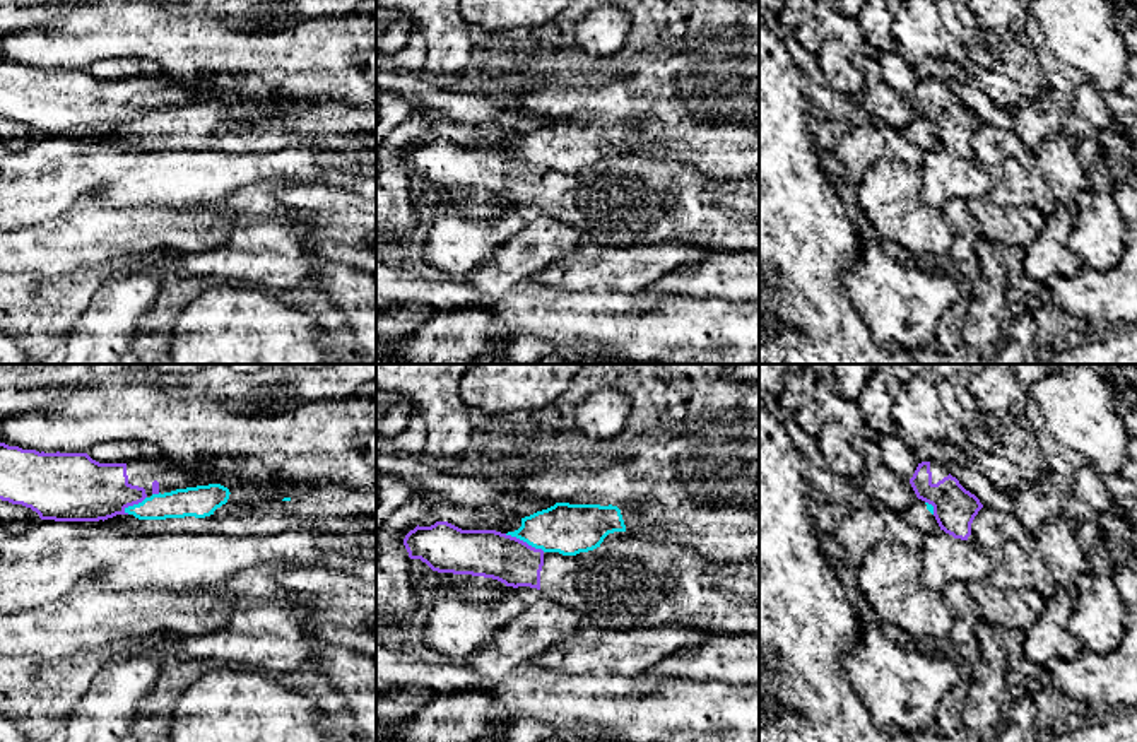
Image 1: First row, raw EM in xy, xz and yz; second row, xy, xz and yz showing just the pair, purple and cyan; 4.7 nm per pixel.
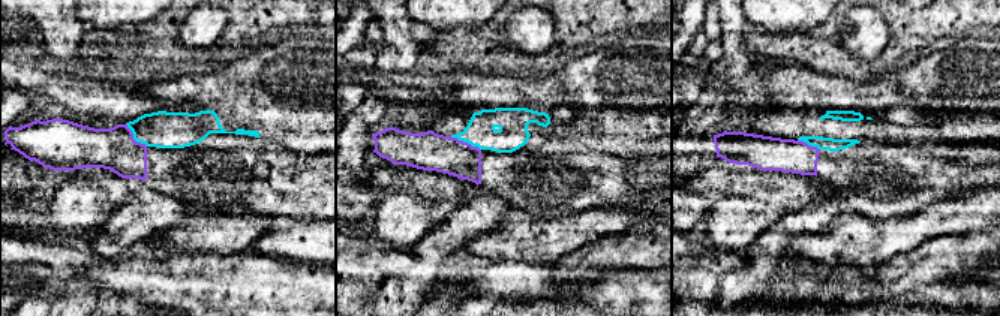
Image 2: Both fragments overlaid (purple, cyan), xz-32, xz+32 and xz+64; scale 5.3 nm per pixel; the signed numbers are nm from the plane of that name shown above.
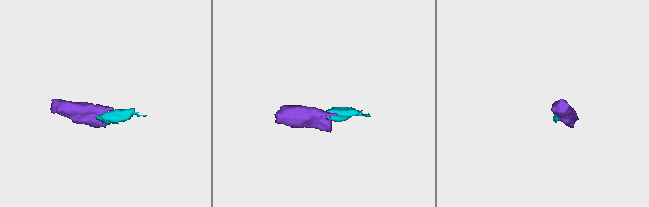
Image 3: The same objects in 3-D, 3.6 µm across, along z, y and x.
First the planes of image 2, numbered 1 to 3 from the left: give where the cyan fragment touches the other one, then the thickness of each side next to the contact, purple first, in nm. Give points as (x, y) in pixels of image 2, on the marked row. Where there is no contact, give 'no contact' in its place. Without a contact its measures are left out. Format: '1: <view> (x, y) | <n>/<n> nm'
1: xz-32 (132, 138) | 220/200 nm
2: xz+32 (465, 143) | 200/160 nm
3: xz+64 (807, 144) | 190/70 nm

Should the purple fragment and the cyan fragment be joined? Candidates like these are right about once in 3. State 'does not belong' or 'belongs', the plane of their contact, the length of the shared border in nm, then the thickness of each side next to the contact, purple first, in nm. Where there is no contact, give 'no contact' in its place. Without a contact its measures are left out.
does not belong | xz | 200 nm | 220/240 nm

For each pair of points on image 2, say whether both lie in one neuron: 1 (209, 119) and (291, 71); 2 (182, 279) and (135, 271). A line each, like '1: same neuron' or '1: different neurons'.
1: same neuron
2: same neuron

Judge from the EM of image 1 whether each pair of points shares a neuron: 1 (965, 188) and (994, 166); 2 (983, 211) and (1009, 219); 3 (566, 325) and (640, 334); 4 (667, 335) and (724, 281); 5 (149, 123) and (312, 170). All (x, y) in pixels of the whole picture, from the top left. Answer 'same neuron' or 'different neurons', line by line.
1: different neurons
2: same neuron
3: same neuron
4: different neurons
5: different neurons

